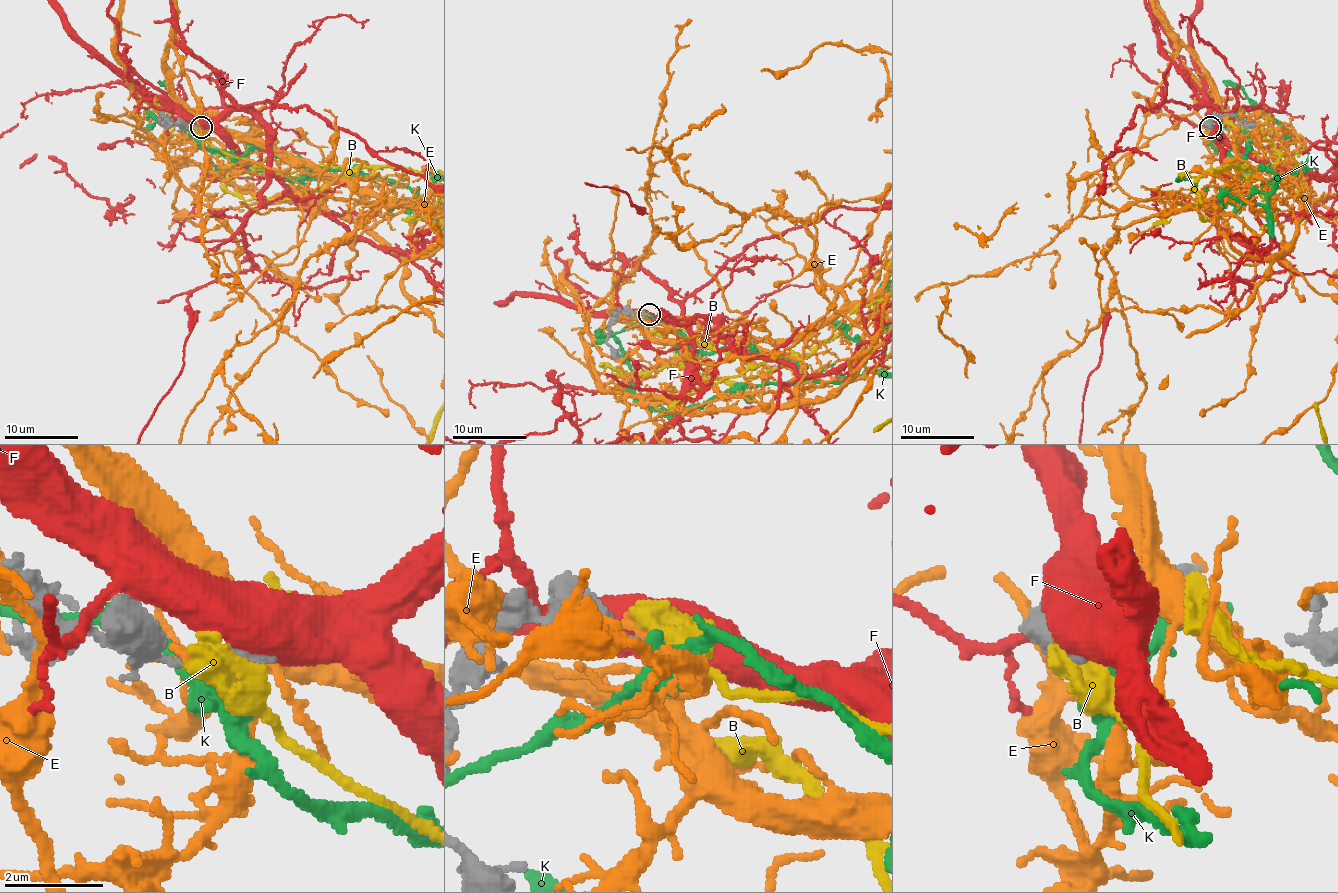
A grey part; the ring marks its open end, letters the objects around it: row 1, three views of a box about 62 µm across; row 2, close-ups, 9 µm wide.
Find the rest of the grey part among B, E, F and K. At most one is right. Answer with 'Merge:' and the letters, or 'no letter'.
Merge: no letter

